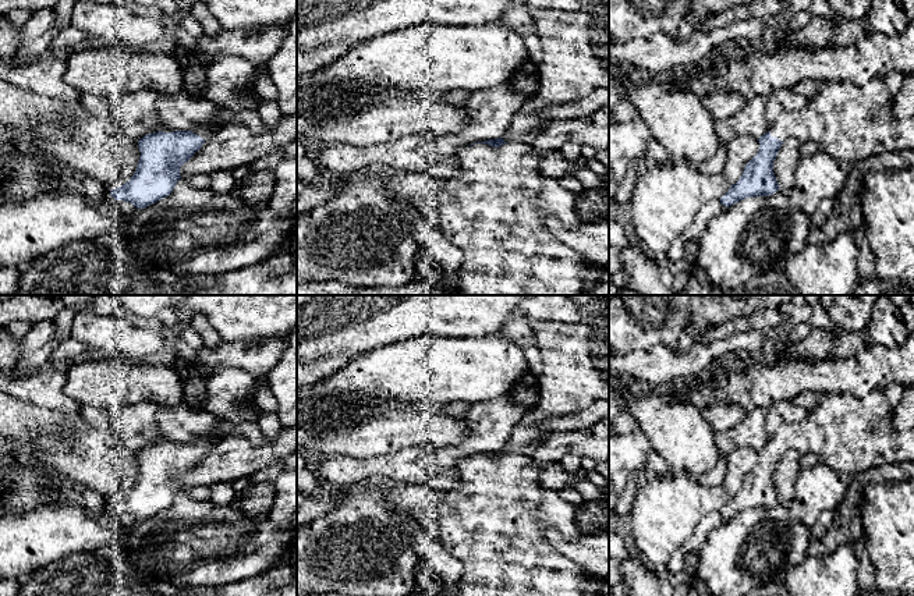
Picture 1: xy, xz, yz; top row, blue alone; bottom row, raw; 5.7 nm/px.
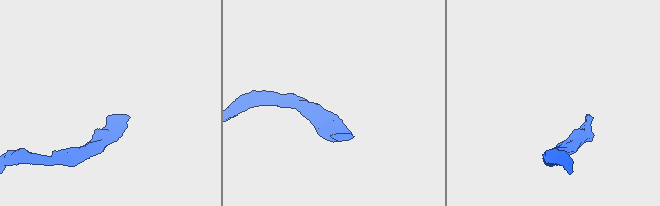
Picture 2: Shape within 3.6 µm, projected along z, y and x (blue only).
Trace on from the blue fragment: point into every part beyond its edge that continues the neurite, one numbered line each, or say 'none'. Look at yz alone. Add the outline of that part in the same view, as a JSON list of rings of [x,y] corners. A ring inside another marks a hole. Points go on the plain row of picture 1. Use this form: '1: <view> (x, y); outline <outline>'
1: yz (851, 435); outline [[[885,390],[864,397],[823,393],[805,419],[783,425],[768,443],[779,453],[816,454],[853,478],[886,464],[914,462],[914,429],[897,432],[893,419]]]

